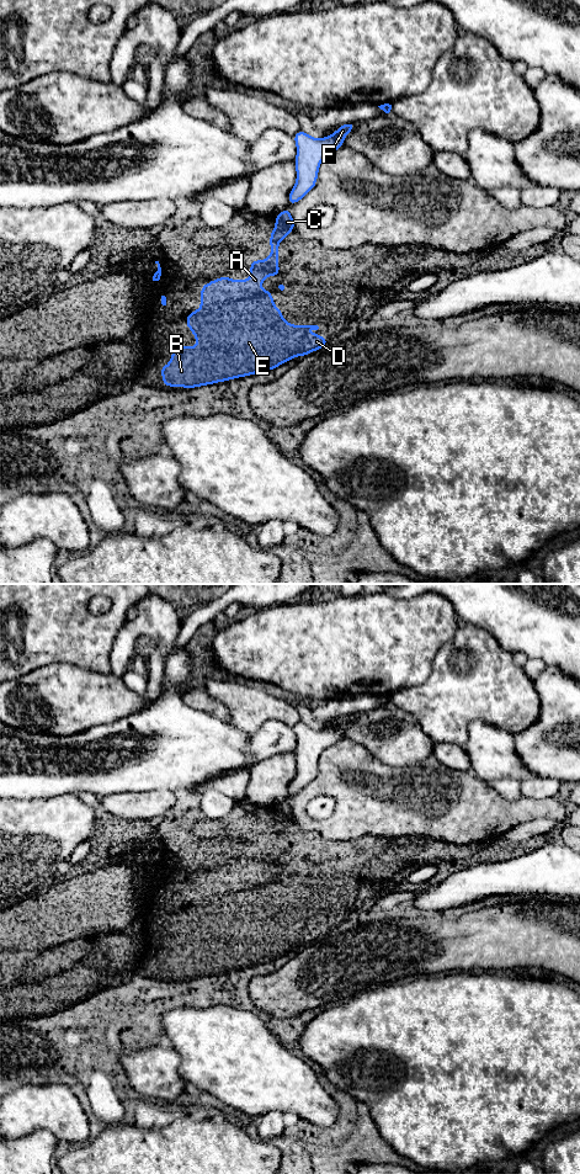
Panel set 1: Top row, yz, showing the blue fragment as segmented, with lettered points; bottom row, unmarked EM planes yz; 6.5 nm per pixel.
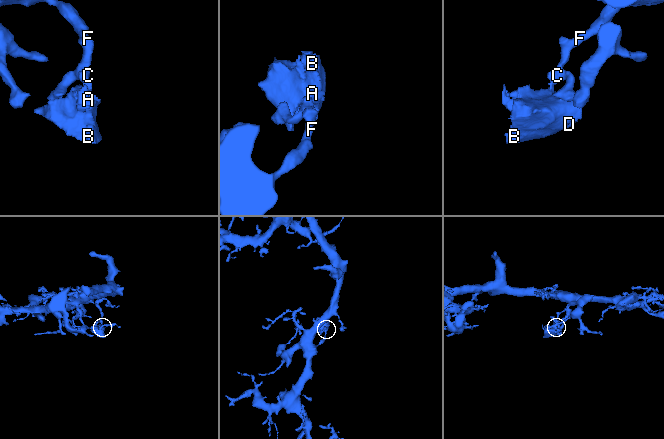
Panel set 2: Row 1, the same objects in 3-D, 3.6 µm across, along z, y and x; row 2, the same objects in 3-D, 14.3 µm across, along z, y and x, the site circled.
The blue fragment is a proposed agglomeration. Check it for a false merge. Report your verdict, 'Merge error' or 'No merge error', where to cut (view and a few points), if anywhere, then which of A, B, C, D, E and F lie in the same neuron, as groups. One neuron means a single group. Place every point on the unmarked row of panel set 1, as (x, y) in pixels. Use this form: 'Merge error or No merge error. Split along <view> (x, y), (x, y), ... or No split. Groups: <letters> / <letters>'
Merge error. Split along yz (271, 824), (280, 832). Groups: A B D E / C F

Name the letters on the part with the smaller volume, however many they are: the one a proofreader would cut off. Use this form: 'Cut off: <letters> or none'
Cut off: A, B, D, E

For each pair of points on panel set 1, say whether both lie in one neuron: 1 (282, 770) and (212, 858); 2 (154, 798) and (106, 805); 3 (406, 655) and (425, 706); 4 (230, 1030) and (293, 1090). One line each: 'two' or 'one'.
1: two
2: one
3: two
4: one

